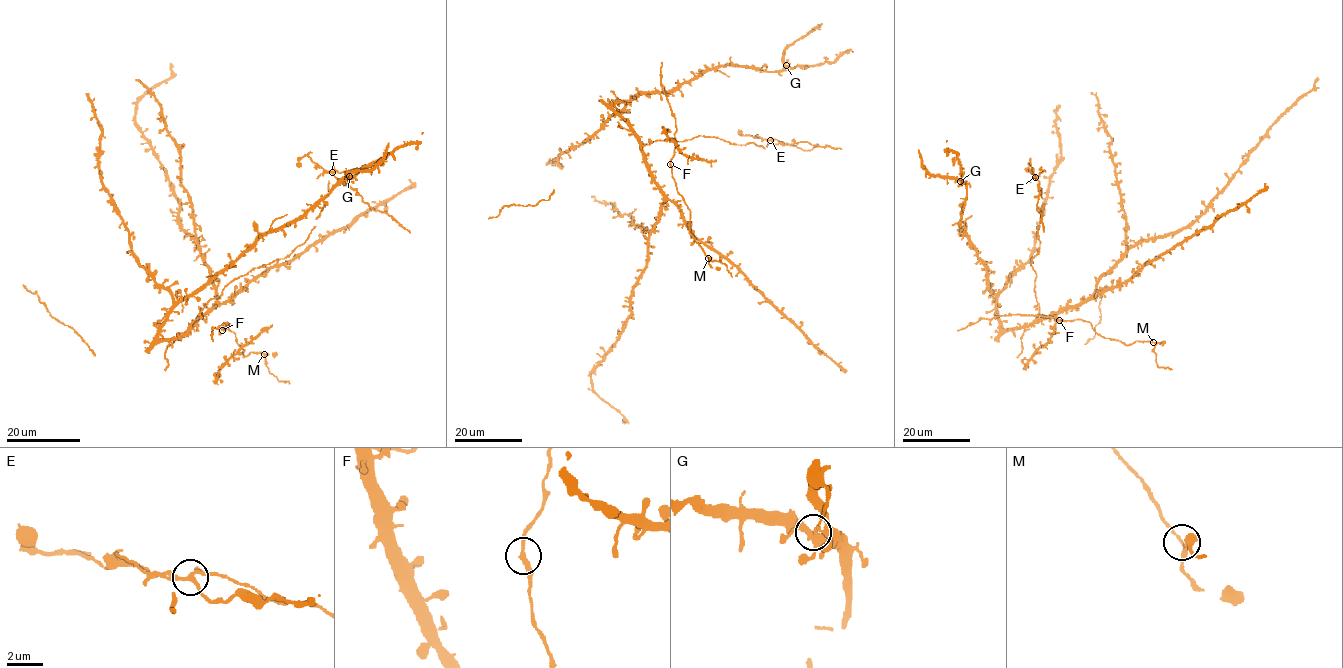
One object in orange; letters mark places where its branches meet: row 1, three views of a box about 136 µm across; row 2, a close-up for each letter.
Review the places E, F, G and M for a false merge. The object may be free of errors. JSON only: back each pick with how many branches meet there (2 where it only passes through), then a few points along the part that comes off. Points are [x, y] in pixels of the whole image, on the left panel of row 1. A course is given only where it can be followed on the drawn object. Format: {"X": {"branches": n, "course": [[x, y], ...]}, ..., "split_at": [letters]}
{"E": {"branches": 4, "course": [[332, 172], [370, 207], [387, 212], [410, 233]]}, "split_at": ["E"]}

